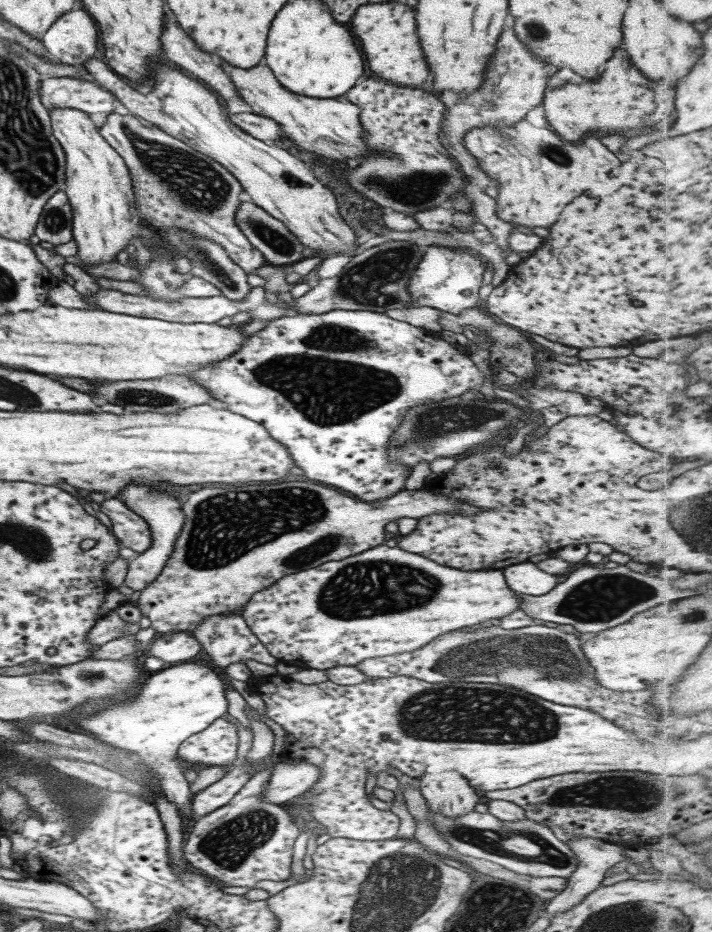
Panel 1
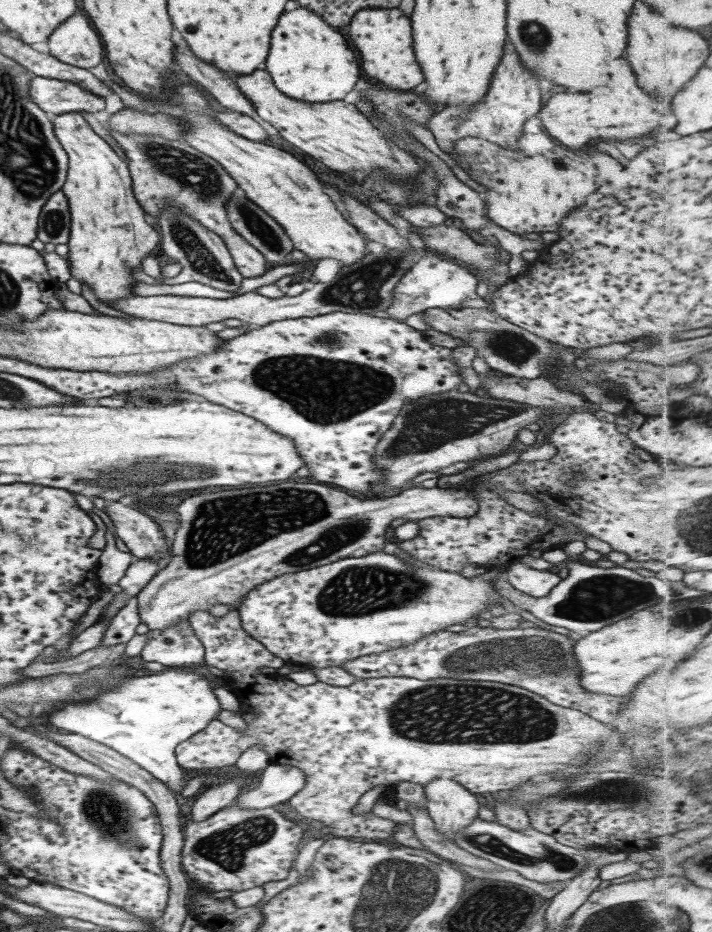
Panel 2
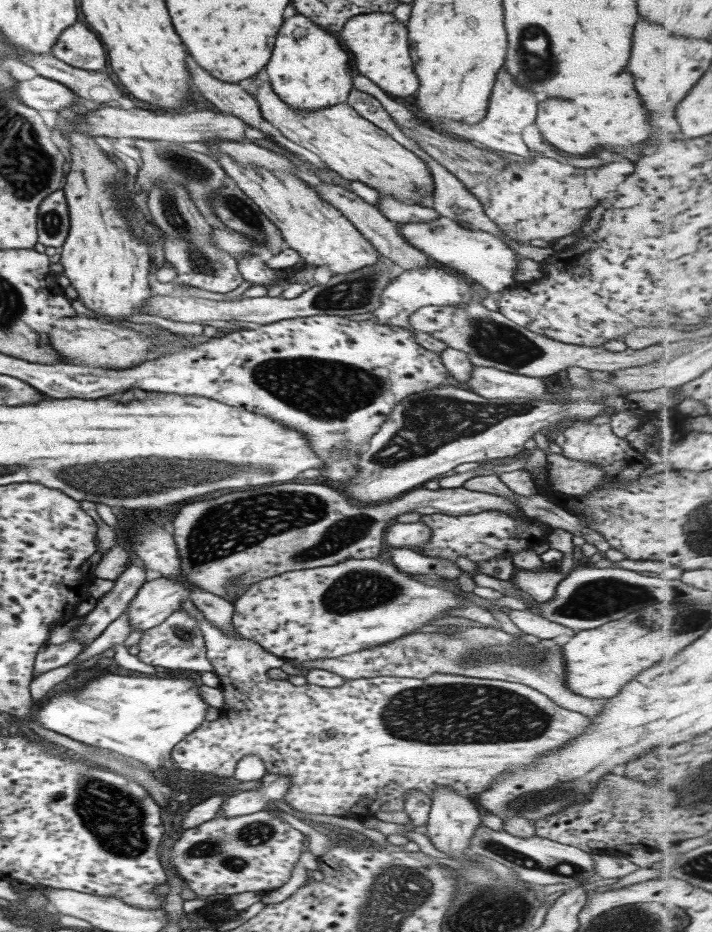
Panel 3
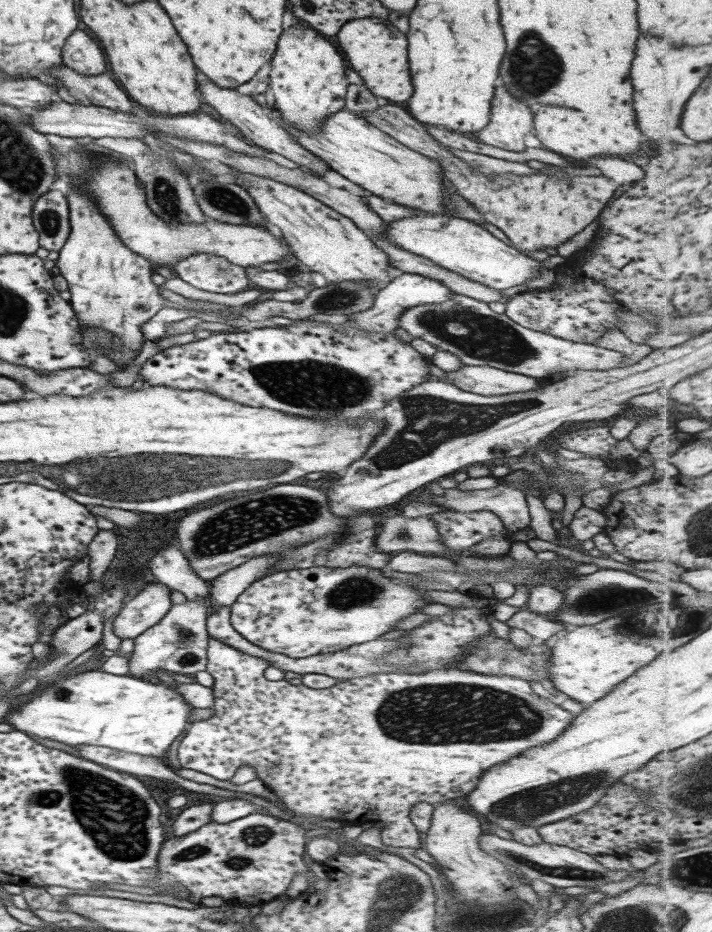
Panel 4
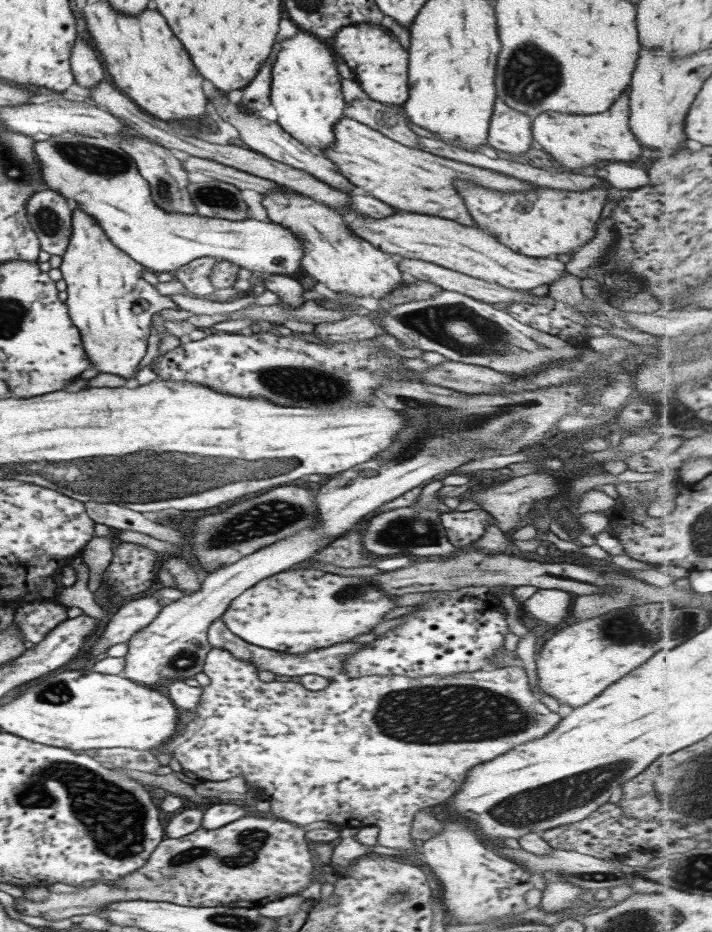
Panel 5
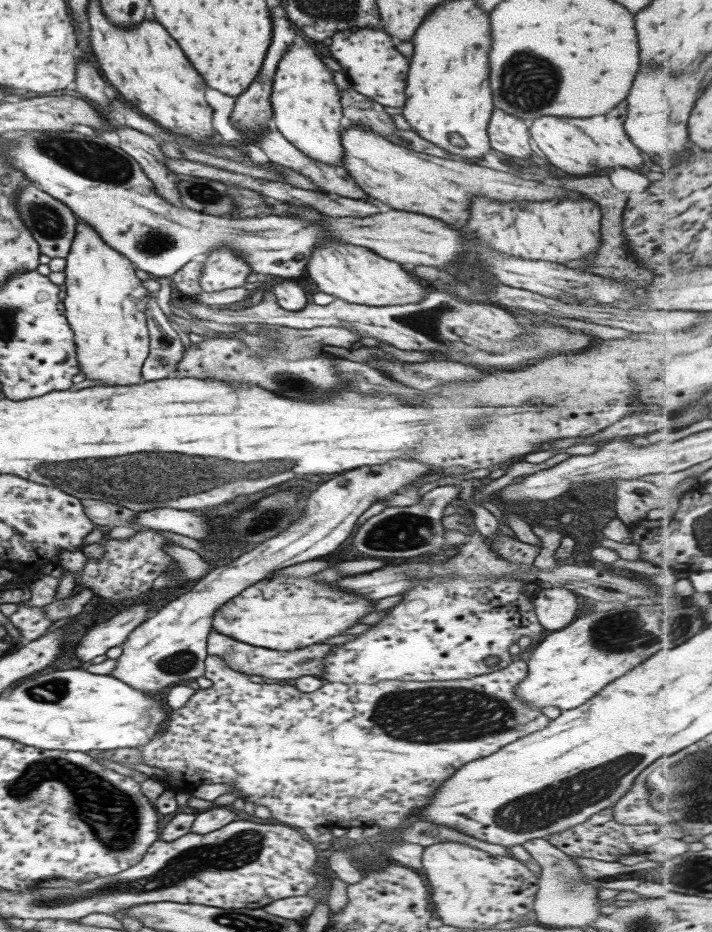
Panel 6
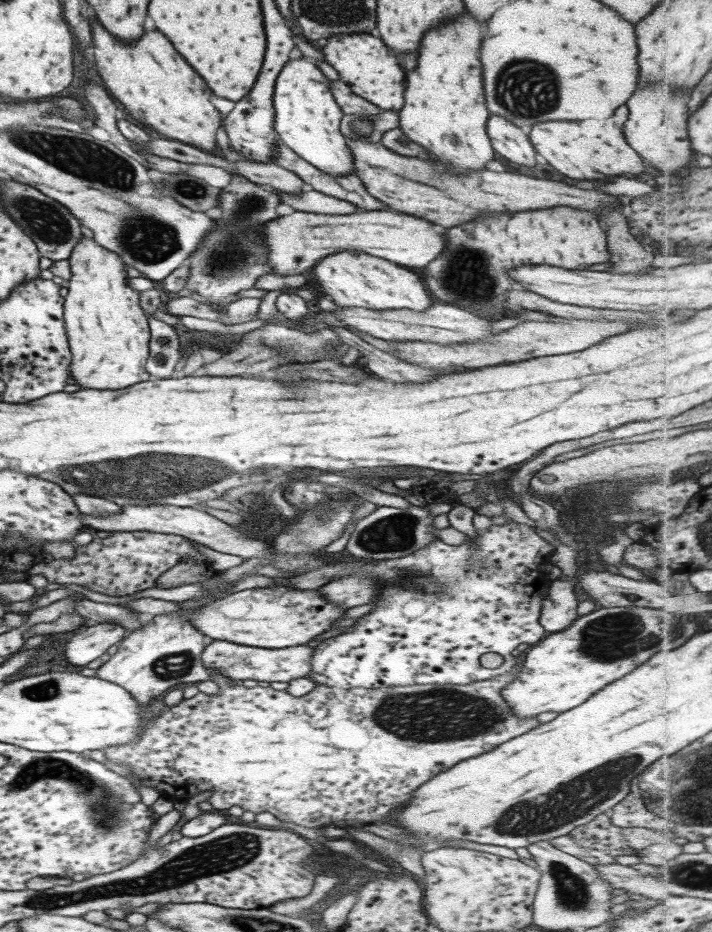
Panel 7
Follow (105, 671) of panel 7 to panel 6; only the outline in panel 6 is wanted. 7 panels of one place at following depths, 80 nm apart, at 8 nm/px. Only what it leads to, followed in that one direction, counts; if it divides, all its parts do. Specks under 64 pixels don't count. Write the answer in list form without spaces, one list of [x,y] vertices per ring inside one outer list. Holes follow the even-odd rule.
[[[405,459],[389,460],[389,462],[380,465],[360,466],[349,470],[349,472],[339,473],[337,476],[333,476],[331,480],[323,482],[321,486],[317,486],[317,490],[313,490],[309,494],[309,498],[303,500],[302,515],[293,525],[289,525],[283,532],[276,534],[273,538],[264,540],[255,547],[248,548],[245,552],[234,556],[227,564],[207,571],[186,593],[173,598],[173,600],[161,602],[160,606],[155,609],[155,614],[139,624],[120,644],[122,653],[115,659],[114,669],[107,675],[117,677],[117,680],[128,684],[135,691],[141,692],[145,696],[161,696],[166,689],[173,685],[185,684],[187,681],[203,676],[204,658],[208,655],[206,636],[210,631],[212,616],[222,604],[237,596],[248,586],[259,582],[261,579],[269,578],[275,570],[281,570],[285,566],[293,566],[293,564],[307,562],[307,560],[317,559],[329,554],[329,552],[335,552],[353,534],[356,526],[355,520],[371,504],[375,503],[376,500],[392,497],[393,493],[401,490],[405,484],[413,482],[421,476],[427,476],[429,472],[431,472],[431,465],[428,464],[419,464],[419,462]]]

